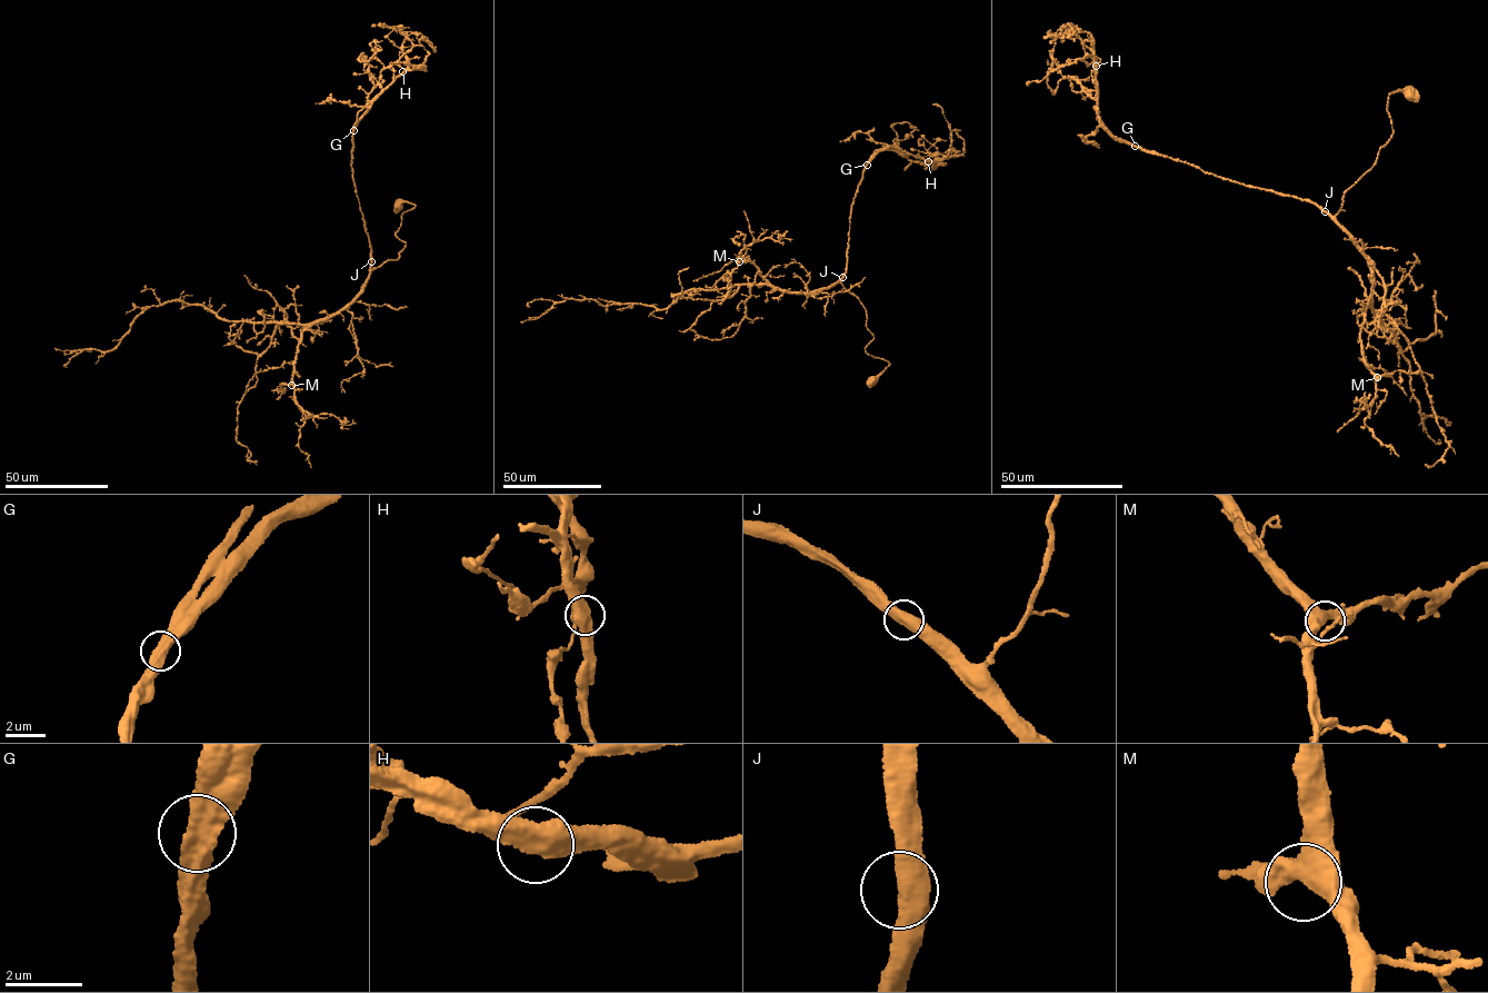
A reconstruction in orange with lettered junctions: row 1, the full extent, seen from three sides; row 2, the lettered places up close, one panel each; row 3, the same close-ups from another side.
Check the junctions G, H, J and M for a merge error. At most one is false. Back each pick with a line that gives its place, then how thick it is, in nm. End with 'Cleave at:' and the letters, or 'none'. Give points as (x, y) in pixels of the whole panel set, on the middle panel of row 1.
G: (867, 165) | 500 nm
Cleave at: G

